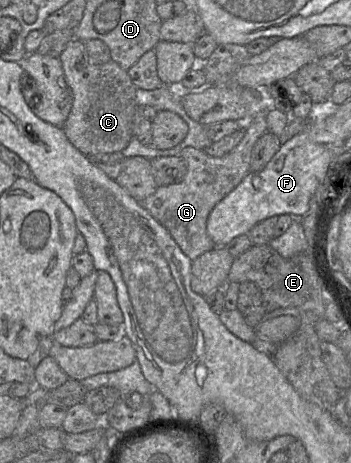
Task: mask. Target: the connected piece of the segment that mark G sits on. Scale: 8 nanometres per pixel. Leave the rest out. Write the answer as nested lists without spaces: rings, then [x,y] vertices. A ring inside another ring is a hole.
[[[264,104],[263,108],[259,108],[255,115],[244,122],[244,138],[231,152],[222,157],[210,156],[204,150],[194,147],[182,149],[178,156],[182,157],[187,163],[187,173],[183,180],[176,184],[158,186],[152,195],[140,202],[151,216],[167,229],[183,253],[192,261],[216,247],[206,230],[208,216],[215,205],[234,190],[249,172],[252,172],[251,156],[253,147],[258,139],[268,131],[266,120],[268,108],[271,108],[270,104]]]

